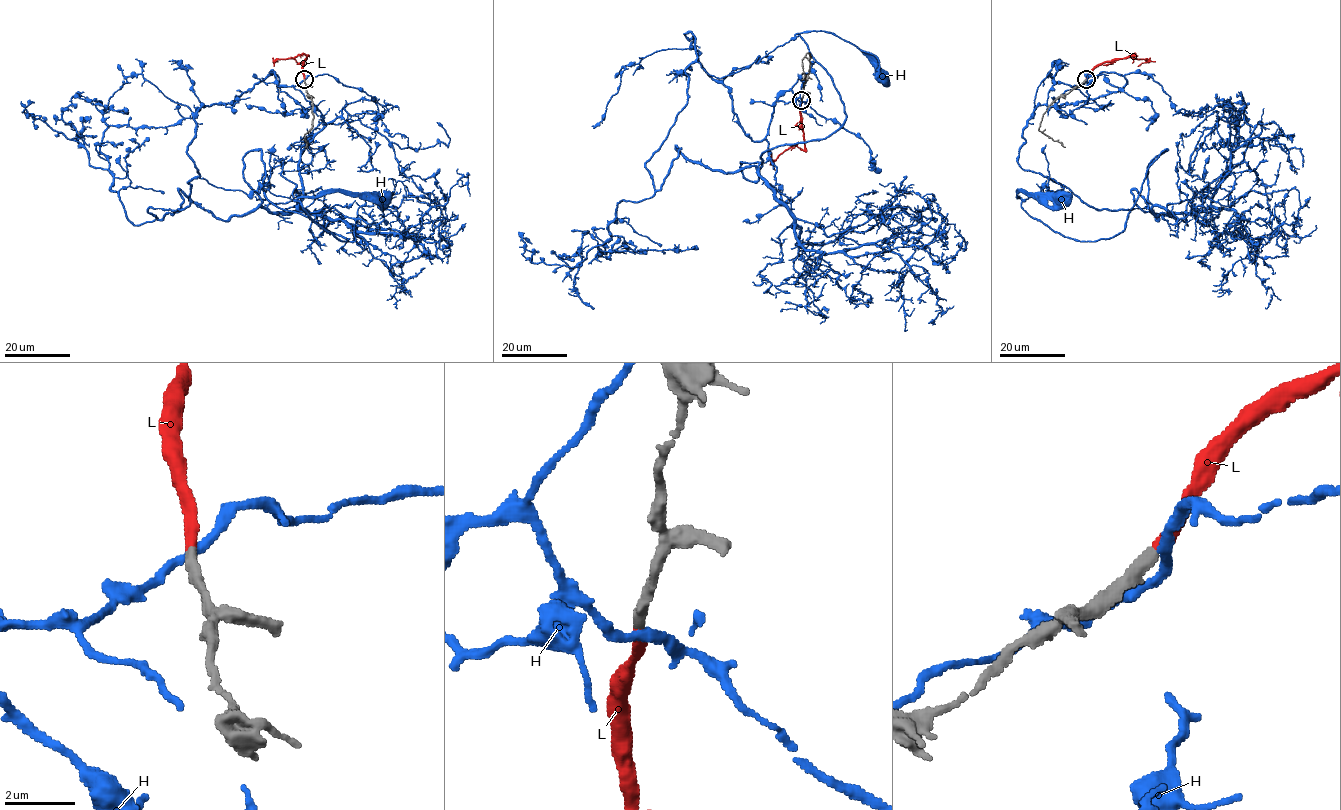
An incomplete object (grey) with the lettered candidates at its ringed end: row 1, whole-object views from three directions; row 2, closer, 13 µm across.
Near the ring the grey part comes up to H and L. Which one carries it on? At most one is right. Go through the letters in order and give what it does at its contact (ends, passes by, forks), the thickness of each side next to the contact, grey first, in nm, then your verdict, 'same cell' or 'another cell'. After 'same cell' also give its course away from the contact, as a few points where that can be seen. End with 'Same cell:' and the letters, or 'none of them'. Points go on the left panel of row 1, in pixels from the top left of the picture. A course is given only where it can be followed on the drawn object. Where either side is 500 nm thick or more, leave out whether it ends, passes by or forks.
H: it passes by; calibres 380 and 280 nm; another cell
L: it ends; calibres 380 and 320 nm; same cell; course (304, 79), (306, 55), (278, 59), (274, 66)
Same cell: L

